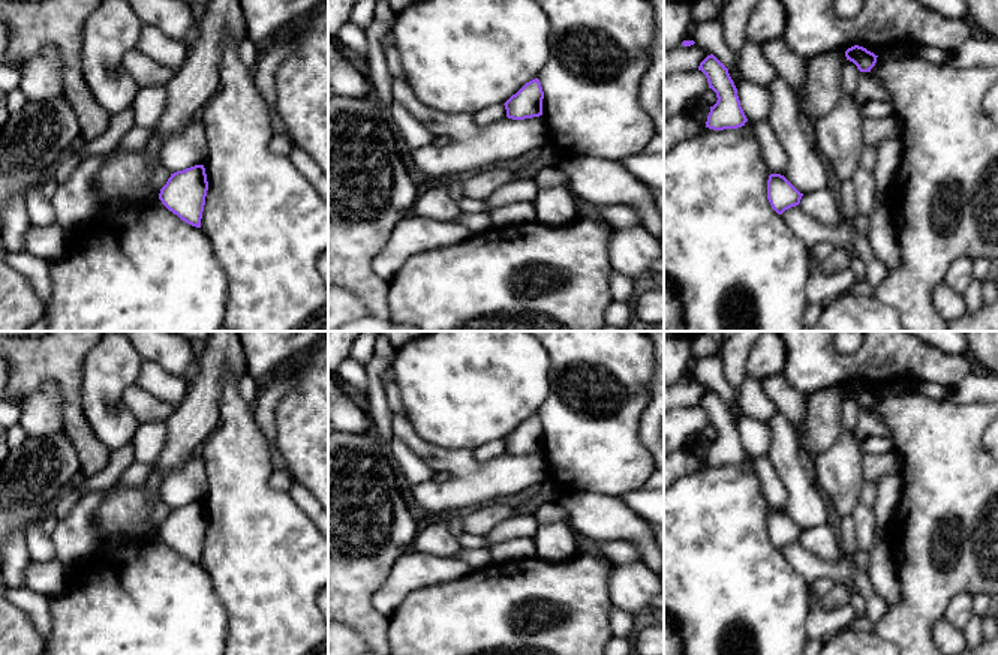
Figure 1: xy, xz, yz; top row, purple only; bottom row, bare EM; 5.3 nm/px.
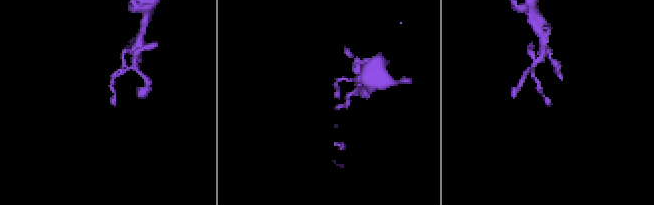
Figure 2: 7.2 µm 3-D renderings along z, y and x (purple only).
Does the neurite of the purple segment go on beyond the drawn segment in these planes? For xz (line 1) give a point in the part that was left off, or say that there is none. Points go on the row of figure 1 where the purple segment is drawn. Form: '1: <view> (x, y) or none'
1: none

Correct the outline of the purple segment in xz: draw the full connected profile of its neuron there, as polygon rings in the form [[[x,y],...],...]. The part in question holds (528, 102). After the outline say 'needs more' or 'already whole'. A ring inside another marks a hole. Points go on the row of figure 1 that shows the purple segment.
[[[538,78],[526,82],[503,105],[506,117],[512,120],[524,120],[542,115],[544,91]]]; already whole

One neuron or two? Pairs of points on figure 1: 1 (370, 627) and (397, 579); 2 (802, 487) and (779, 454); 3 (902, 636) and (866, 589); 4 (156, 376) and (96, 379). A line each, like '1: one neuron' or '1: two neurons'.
1: two neurons
2: one neuron
3: two neurons
4: two neurons

